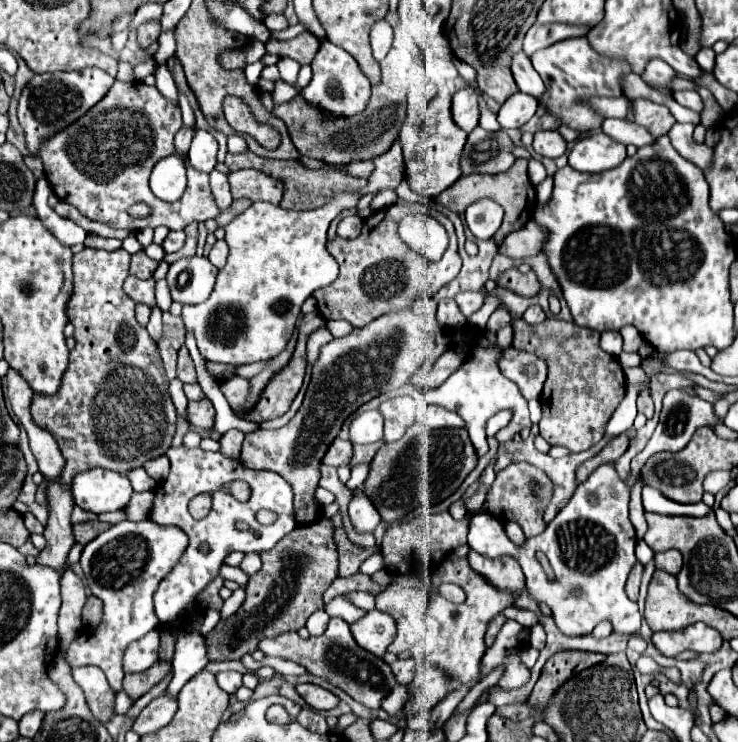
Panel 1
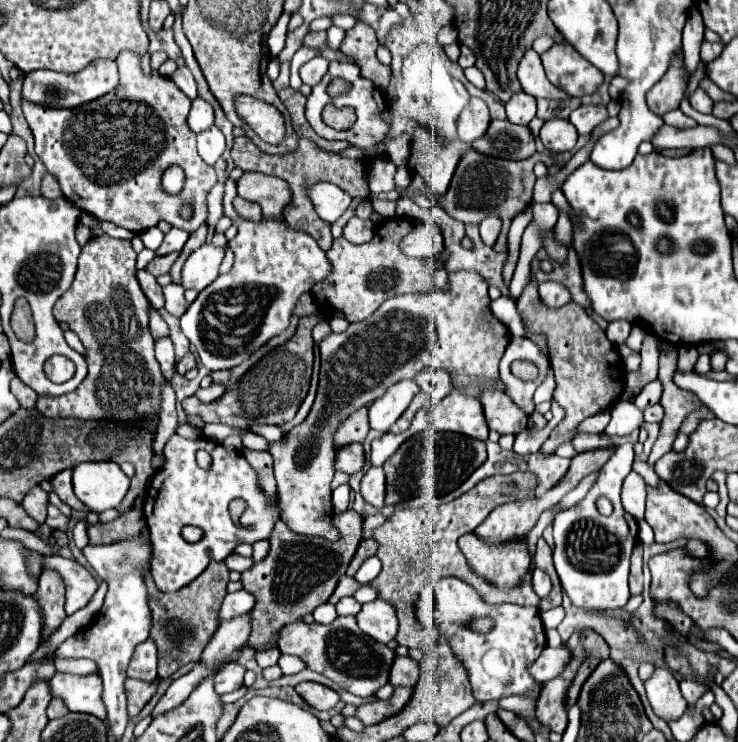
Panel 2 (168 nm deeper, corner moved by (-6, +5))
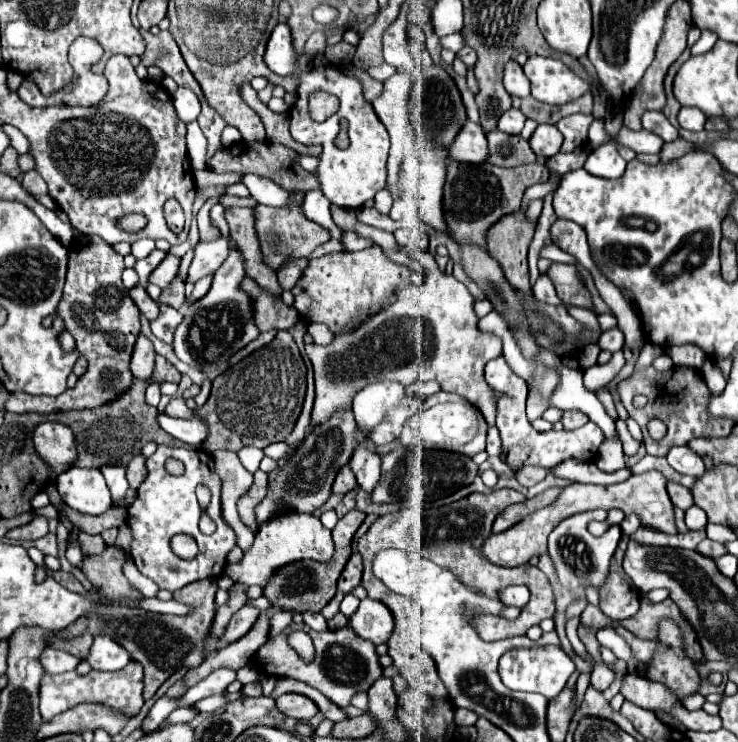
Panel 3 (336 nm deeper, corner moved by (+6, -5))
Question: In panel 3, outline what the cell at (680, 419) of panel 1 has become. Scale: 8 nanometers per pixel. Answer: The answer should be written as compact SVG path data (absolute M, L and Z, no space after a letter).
M672 447L666 455L668 463L678 471L694 477L702 477L706 473L706 467L702 463L702 457L698 457L690 447Z

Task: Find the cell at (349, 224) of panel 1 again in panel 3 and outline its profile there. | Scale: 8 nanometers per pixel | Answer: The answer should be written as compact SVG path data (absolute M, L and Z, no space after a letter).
M344 231L340 241L342 241L342 245L344 245L346 251L360 251L360 249L366 249L368 245L372 245L372 241L364 239L364 237L360 237L360 235L352 233L352 231Z

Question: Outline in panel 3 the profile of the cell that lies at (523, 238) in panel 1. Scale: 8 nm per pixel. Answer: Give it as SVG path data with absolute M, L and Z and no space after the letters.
M552 263L546 275L552 279L552 283L554 283L554 287L556 287L556 293L560 295L560 299L562 299L564 303L592 309L590 293L586 291L584 283L580 281L574 265Z

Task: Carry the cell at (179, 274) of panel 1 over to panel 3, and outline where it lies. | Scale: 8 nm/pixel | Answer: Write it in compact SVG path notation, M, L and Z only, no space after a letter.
M218 237L214 241L210 241L210 243L202 243L200 241L196 245L196 255L194 255L192 263L190 263L186 281L188 283L196 283L204 275L214 273L224 263L224 259L228 257L228 247L230 247L230 239L228 237Z

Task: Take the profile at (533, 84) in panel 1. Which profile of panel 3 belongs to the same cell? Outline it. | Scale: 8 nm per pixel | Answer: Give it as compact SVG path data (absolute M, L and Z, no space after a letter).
M508 61L504 67L504 87L514 97L530 97L530 83L516 61Z

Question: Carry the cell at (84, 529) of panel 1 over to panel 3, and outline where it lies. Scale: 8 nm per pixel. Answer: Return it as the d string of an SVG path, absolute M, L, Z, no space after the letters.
M106 547L100 555L86 555L82 571L92 581L92 585L100 587L106 597L132 597L142 599L140 591L136 591L128 579L124 577L124 553L118 547Z

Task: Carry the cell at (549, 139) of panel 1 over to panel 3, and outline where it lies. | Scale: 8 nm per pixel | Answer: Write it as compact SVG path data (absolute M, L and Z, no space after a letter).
M538 125L530 137L530 147L540 159L548 159L560 151L562 135L556 125Z

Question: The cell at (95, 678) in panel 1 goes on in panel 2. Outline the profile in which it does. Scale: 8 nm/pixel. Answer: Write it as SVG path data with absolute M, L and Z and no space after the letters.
M54 659L54 665L62 673L76 673L76 675L88 675L96 673L98 667L92 659Z

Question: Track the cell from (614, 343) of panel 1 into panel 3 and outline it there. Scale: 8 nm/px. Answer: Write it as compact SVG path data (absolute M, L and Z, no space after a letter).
M614 327L610 331L604 331L598 339L598 345L600 345L602 351L610 351L610 353L620 351L624 347L624 333L618 327Z

